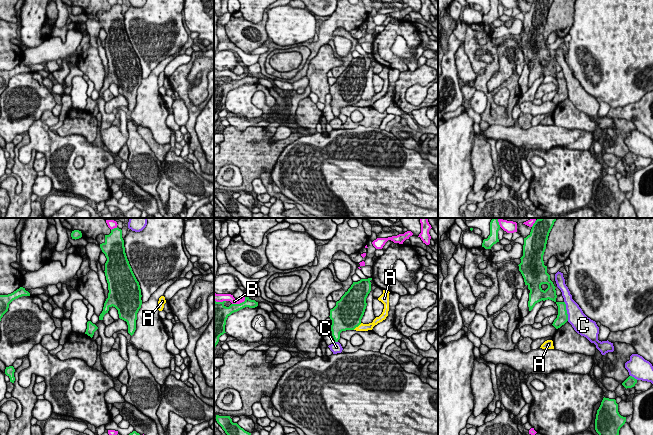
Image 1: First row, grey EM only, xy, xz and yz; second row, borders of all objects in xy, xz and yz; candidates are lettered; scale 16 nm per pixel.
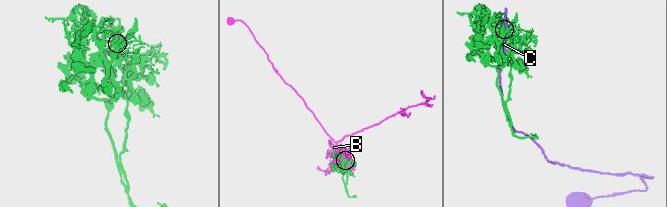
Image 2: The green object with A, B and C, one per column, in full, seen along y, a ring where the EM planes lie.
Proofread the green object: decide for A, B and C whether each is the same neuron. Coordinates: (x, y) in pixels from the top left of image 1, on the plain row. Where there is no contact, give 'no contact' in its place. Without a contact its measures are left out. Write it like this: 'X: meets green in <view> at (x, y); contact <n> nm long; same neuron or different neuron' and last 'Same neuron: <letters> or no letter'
A: meets green in xz at (357, 102); contact 180 nm long; same neuron
B: meets green in xz at (240, 79); contact 260 nm long; different neuron
C: meets green in yz at (566, 87); contact 320 nm long; different neuron
Same neuron: A

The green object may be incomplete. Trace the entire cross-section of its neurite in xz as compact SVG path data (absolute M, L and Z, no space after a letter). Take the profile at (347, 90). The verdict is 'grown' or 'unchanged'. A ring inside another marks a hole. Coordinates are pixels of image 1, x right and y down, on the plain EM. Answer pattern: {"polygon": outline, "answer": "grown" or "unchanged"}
{"polygon": "M368 54L353 58L336 78L336 82L330 86L331 107L335 118L340 115L342 107L354 106L361 100L367 82L366 74L371 67L371 56L372 54Z", "answer": "unchanged"}

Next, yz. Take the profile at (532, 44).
{"polygon": "M533 0L530 10L524 14L523 32L519 47L525 61L530 66L528 83L533 85L536 79L545 76L556 78L556 66L547 42L544 41L543 31L546 25L549 9L554 0Z", "answer": "unchanged"}

